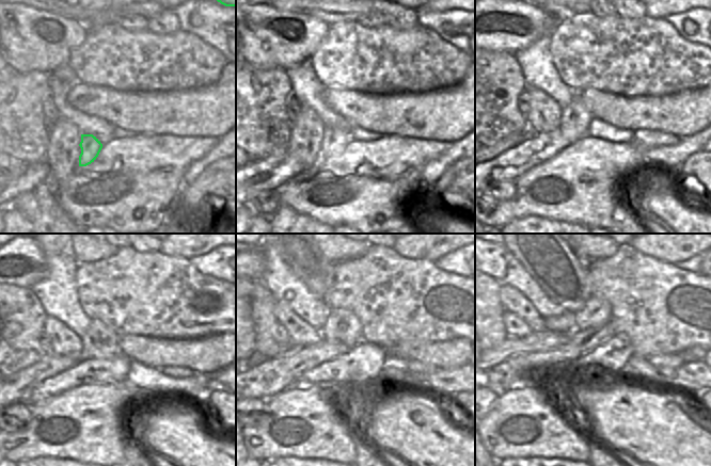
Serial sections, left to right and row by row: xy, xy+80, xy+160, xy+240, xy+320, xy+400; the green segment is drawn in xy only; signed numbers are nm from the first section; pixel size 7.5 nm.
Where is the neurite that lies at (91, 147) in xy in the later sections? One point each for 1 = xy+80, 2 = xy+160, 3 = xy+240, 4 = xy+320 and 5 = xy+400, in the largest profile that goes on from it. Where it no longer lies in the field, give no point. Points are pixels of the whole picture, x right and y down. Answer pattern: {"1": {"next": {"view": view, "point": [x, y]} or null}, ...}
{"1": {"next": {"view": "xy+80", "point": [334, 141]}}, "2": {"next": {"view": "xy+160", "point": [575, 119]}}, "3": {"next": {"view": "xy+240", "point": [99, 341]}}, "4": {"next": {"view": "xy+320", "point": [342, 325]}}, "5": {"next": {"view": "xy+400", "point": [597, 311]}}}

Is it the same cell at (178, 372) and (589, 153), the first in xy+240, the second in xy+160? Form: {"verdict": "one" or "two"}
{"verdict": "one"}

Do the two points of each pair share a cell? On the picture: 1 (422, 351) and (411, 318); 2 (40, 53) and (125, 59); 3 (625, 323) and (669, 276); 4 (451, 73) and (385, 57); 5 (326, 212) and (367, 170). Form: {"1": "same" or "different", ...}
{"1": "different", "2": "different", "3": "same", "4": "same", "5": "same"}

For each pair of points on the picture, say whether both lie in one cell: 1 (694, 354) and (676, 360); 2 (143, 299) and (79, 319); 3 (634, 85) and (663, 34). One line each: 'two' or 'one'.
1: two
2: two
3: one

